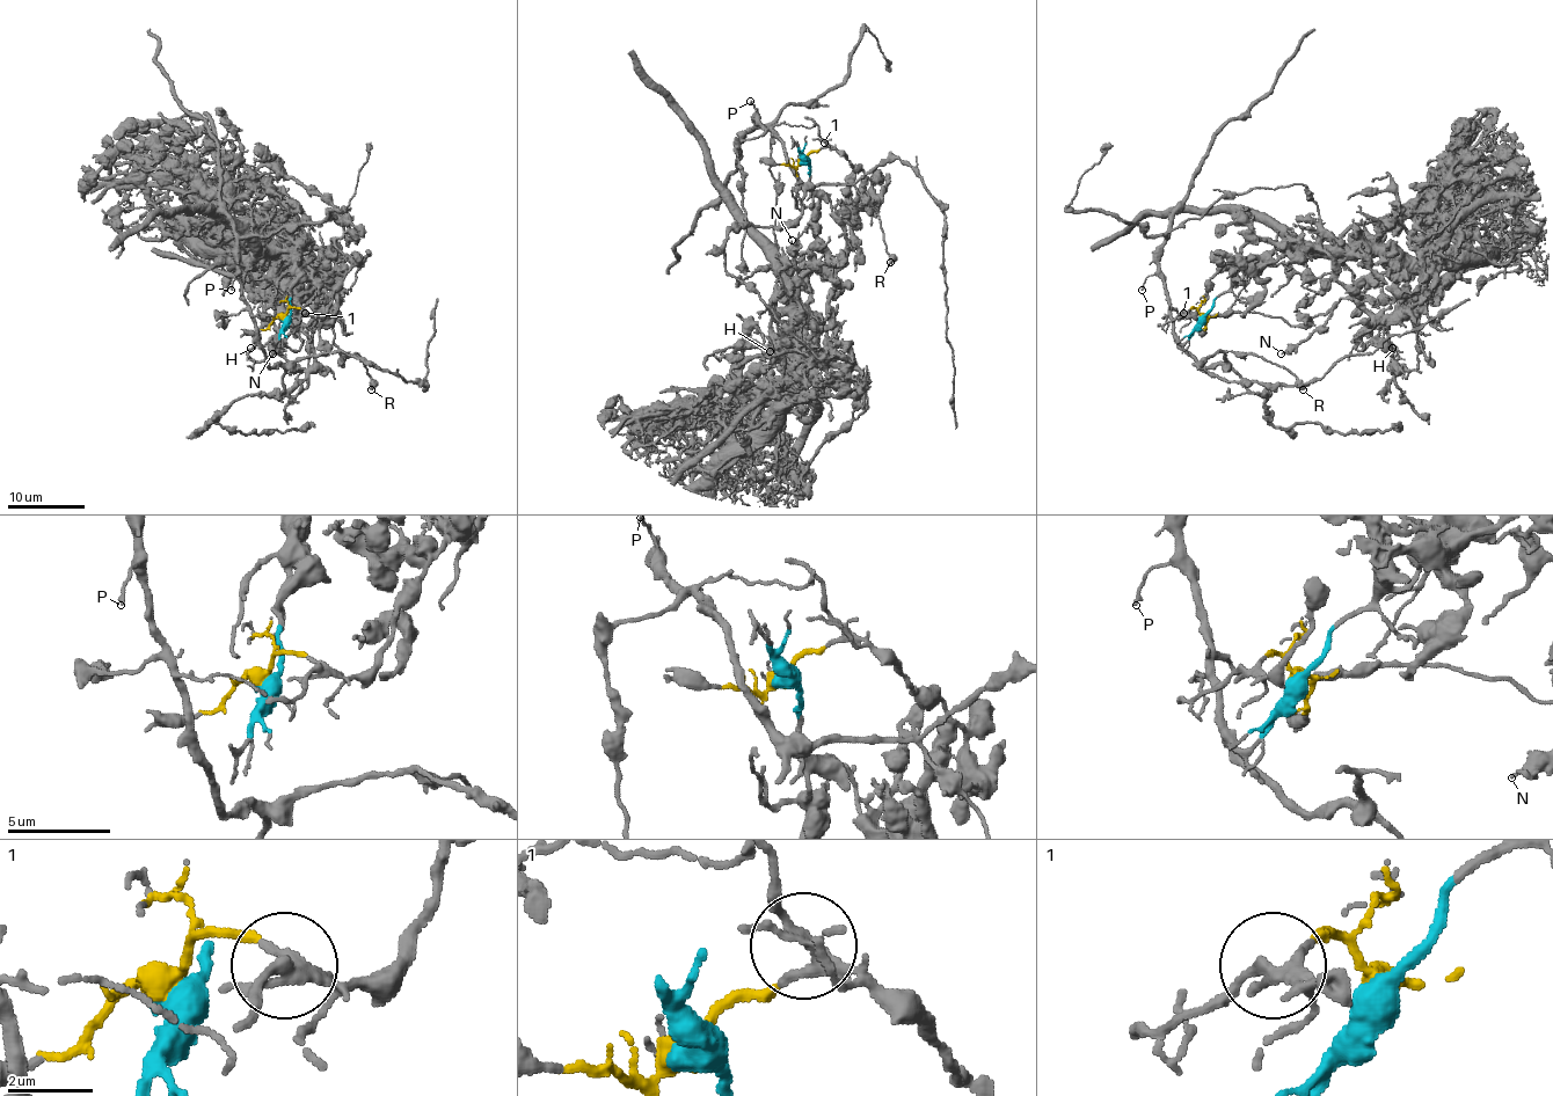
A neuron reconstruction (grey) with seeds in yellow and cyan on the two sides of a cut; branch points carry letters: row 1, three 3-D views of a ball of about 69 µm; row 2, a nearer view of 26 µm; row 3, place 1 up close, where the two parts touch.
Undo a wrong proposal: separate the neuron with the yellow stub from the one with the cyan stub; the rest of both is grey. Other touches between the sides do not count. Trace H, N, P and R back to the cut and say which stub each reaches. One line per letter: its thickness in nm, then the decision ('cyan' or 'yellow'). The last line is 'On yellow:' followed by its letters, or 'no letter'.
H: 200 nm | cyan
N: 240 nm | cyan
P: 170 nm | yellow
R: 500 nm | yellow
On yellow: P, R

